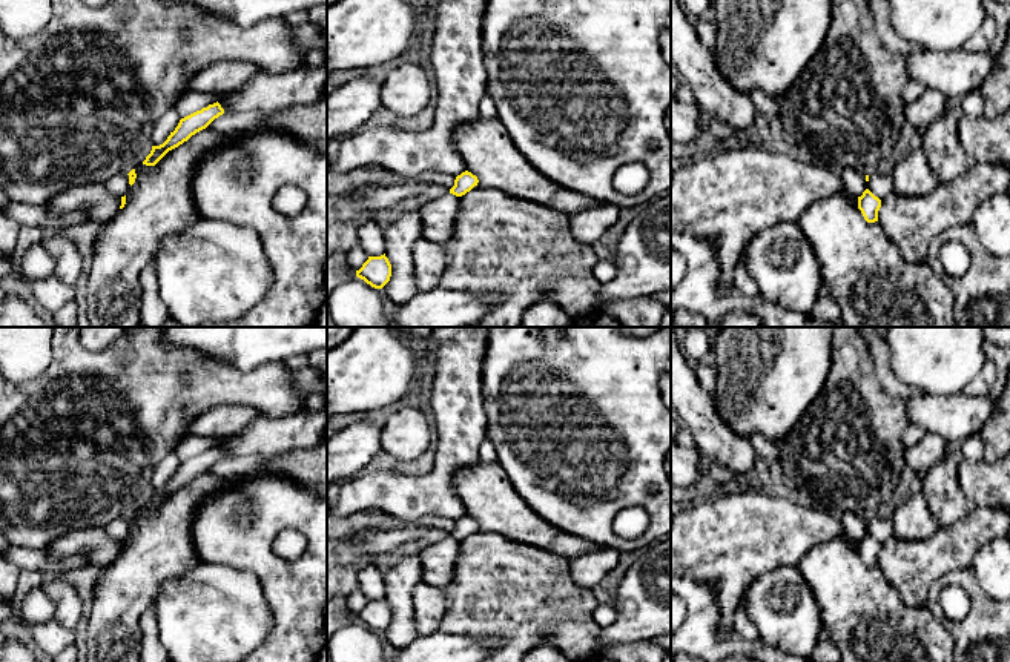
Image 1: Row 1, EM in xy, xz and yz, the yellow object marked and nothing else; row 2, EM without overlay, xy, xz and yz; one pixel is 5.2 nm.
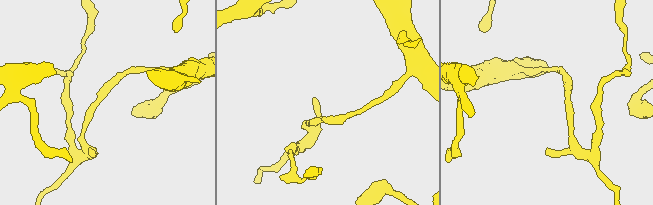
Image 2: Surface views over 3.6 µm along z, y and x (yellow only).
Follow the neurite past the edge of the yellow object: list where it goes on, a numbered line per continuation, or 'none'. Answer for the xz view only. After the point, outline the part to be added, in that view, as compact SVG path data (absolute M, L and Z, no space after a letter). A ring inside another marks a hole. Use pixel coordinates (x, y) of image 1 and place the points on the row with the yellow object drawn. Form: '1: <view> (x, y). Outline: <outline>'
none

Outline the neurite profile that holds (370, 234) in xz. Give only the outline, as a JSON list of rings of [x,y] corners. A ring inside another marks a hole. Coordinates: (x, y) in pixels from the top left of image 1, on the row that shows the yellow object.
[[[375,220],[361,224],[358,229],[358,235],[359,244],[364,247],[368,257],[381,257],[385,253],[382,227]]]

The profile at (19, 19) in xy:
[[[0,0],[0,28],[15,40],[41,31],[51,18],[51,0]]]

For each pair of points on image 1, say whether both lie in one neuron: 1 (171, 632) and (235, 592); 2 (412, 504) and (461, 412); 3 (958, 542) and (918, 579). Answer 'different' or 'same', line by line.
1: same
2: same
3: same

